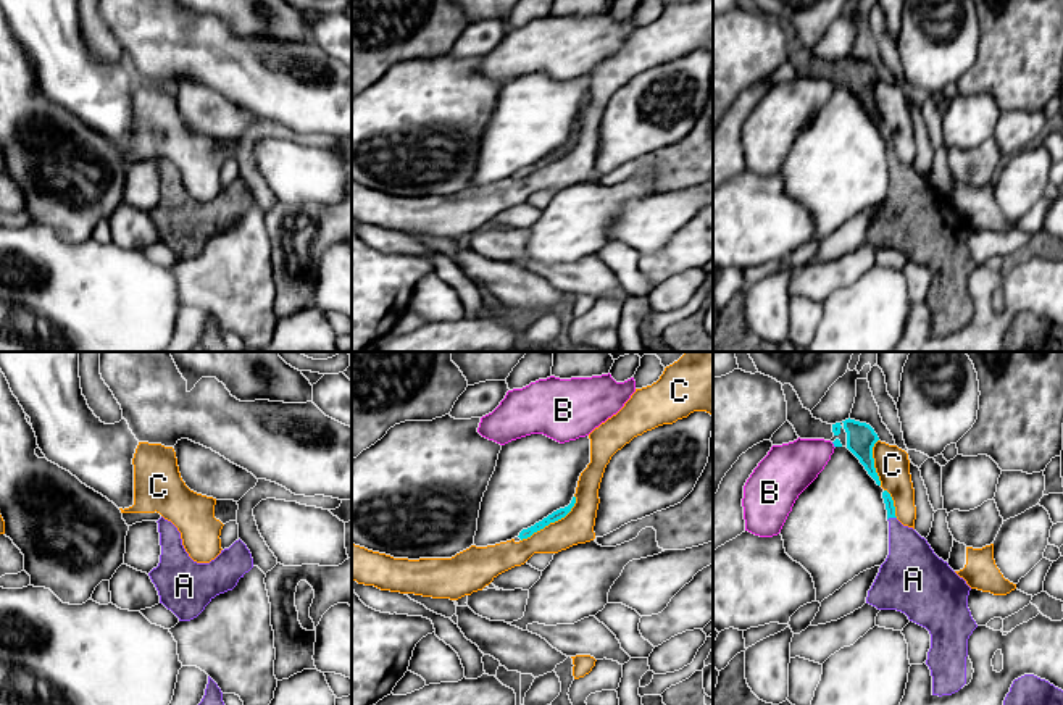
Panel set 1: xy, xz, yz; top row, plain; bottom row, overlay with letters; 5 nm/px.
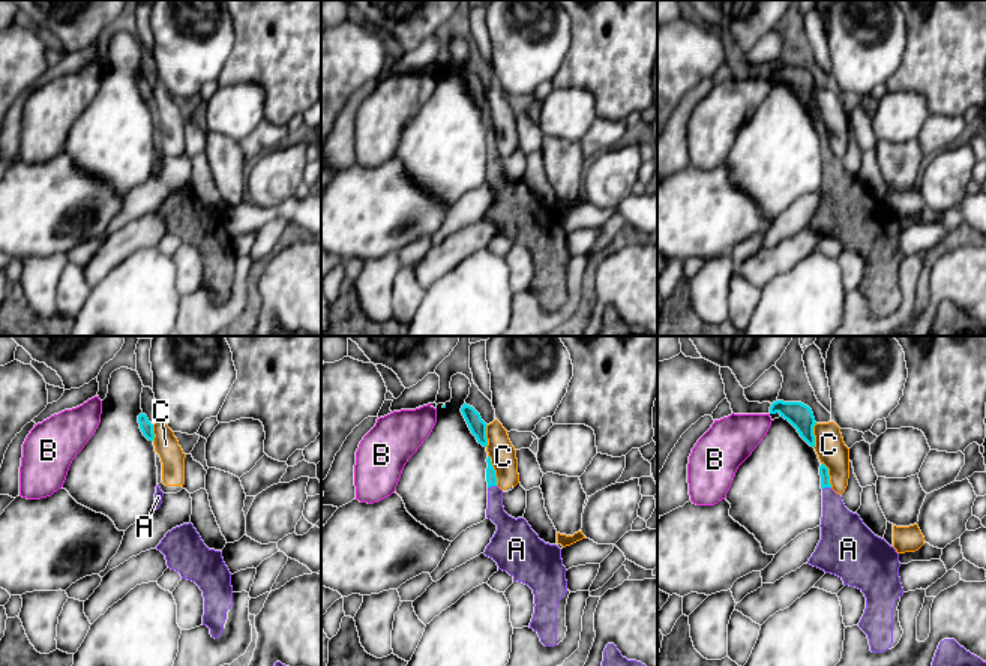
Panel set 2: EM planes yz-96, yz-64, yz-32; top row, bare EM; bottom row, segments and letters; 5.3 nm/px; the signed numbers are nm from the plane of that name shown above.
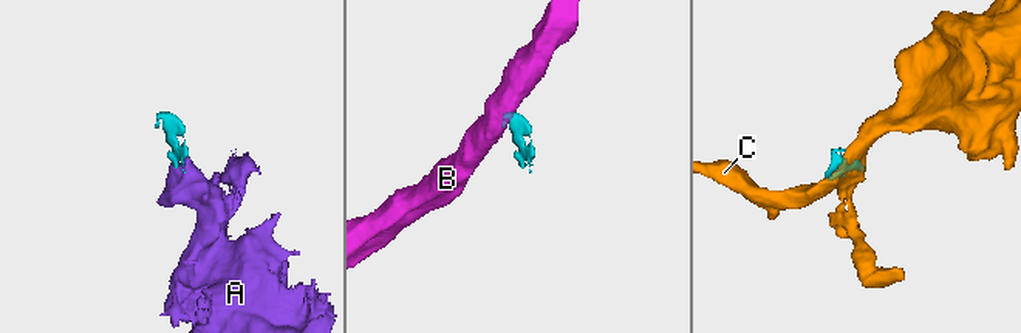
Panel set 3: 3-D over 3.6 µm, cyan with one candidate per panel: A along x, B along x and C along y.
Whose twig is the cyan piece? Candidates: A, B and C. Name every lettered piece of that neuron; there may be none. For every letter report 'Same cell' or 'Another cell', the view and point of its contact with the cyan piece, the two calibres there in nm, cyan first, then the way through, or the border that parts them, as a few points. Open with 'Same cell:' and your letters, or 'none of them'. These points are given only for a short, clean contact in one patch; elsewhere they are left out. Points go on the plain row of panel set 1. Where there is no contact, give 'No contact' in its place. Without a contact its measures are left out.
Same cell: A
A: Same cell. Touches cyan at yz (891, 155). Thickness 50 nm (cyan) against 240 nm. Path across: yz (889, 142), (891, 155), (912, 200)
B: Another cell. Touches cyan at yz (834, 84). Thickness 40 nm (cyan) against 240 nm. Boundary: yz (831, 81), (834, 86)
C: Another cell. Touches cyan at xz (552, 160). Thickness 50 nm (cyan) against 160 nm

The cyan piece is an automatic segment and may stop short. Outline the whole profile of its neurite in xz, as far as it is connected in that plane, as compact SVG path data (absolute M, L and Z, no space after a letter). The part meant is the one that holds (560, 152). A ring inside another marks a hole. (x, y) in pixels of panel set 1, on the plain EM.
M573 136L573 139L571 139L571 142L568 145L553 150L552 153L548 153L547 156L544 156L542 160L536 161L534 165L531 165L527 168L523 168L518 176L521 179L527 177L534 171L537 171L537 169L544 168L545 165L548 165L550 161L555 161L555 160L565 156L571 150L571 147L574 145L574 142L576 142L576 136Z

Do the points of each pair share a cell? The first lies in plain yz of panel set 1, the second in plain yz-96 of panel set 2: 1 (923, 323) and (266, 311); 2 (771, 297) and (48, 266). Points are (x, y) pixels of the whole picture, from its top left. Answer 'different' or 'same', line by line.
1: same
2: same

